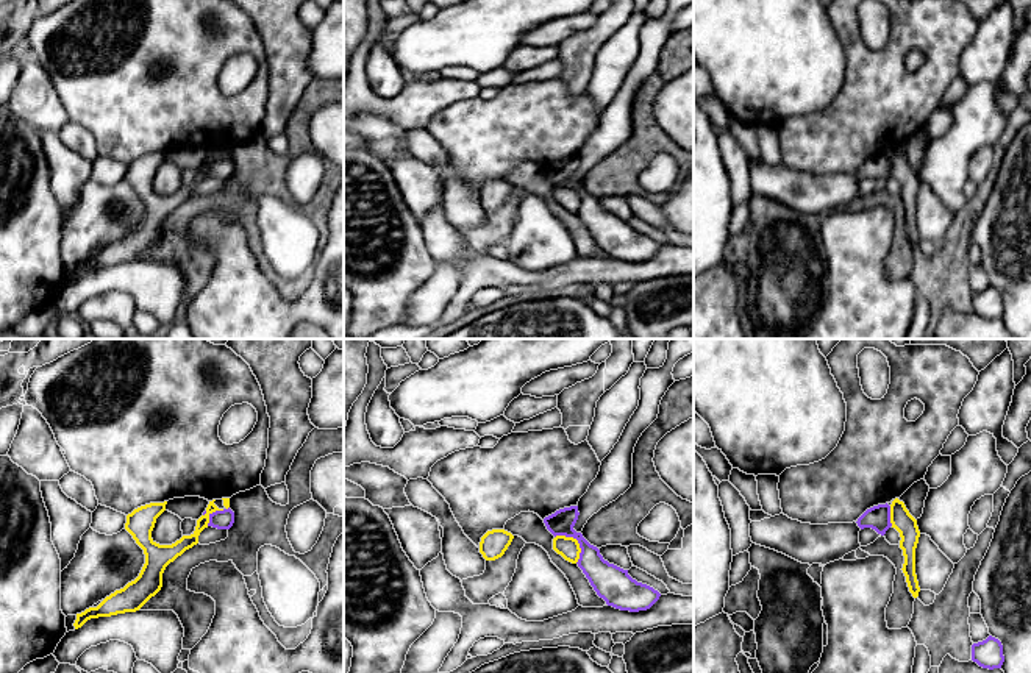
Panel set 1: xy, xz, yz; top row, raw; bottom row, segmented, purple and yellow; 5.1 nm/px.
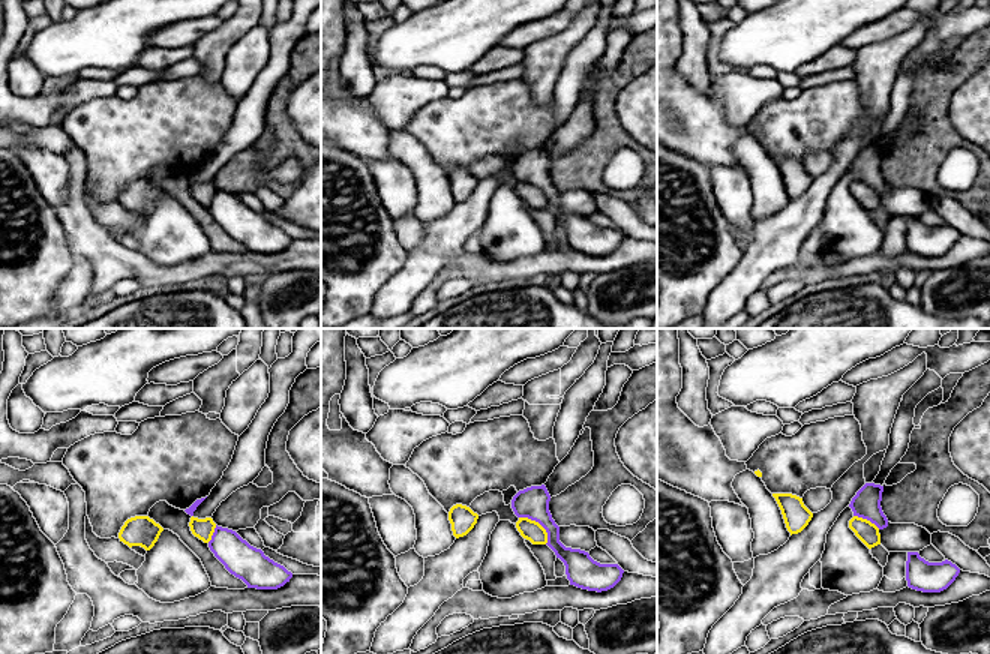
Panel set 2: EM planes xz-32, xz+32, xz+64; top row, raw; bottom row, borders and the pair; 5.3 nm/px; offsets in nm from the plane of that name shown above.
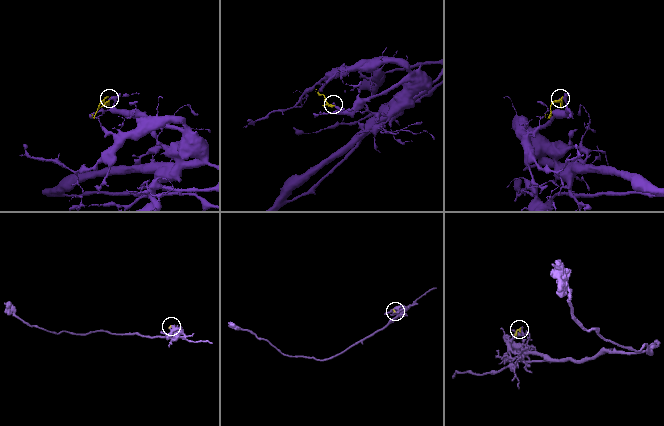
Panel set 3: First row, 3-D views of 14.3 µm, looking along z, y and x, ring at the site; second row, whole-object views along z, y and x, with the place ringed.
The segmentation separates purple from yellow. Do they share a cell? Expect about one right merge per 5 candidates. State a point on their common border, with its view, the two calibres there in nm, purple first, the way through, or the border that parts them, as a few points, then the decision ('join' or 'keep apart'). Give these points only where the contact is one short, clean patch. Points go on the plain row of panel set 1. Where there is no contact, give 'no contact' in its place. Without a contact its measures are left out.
xz (577, 189) | 160/110 nm | along xz (555, 186), (572, 186), (577, 191), (580, 199), (577, 213) | keep apart

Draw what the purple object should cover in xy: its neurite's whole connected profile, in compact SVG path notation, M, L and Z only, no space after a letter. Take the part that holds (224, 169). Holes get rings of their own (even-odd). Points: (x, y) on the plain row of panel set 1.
M230 158L209 164L208 176L217 178L217 180L230 180L233 173L234 173L234 162Z

